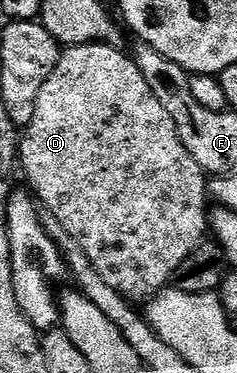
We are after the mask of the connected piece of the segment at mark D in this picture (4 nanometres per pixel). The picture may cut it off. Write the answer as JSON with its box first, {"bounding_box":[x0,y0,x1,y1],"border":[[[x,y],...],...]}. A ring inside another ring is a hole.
{"bounding_box":[19,45,209,299],"border":[[[73,45],[64,48],[59,54],[59,62],[53,71],[53,75],[49,75],[49,79],[45,79],[45,87],[41,87],[41,95],[37,95],[37,111],[33,111],[33,119],[22,130],[21,140],[19,143],[19,164],[21,173],[27,176],[27,181],[31,184],[30,192],[37,198],[38,204],[42,206],[48,213],[52,213],[57,219],[57,223],[61,223],[61,227],[65,227],[65,231],[69,231],[69,235],[81,247],[81,251],[85,251],[85,255],[89,255],[89,263],[93,263],[93,267],[97,271],[97,275],[101,275],[101,279],[105,279],[105,283],[109,283],[109,287],[113,287],[121,294],[122,297],[134,299],[134,297],[143,297],[142,299],[150,299],[156,293],[162,293],[164,289],[172,284],[175,272],[181,267],[181,263],[185,263],[185,259],[189,259],[189,255],[193,255],[193,251],[197,246],[204,244],[205,238],[209,233],[209,177],[203,172],[201,167],[197,167],[193,155],[189,155],[189,151],[185,151],[185,143],[181,143],[181,135],[177,135],[177,127],[173,127],[173,119],[169,119],[169,111],[165,111],[165,107],[161,107],[161,103],[157,100],[157,95],[153,95],[153,91],[149,88],[149,83],[145,83],[145,75],[141,75],[141,71],[137,67],[134,56],[123,54],[122,48],[114,45]]]}

